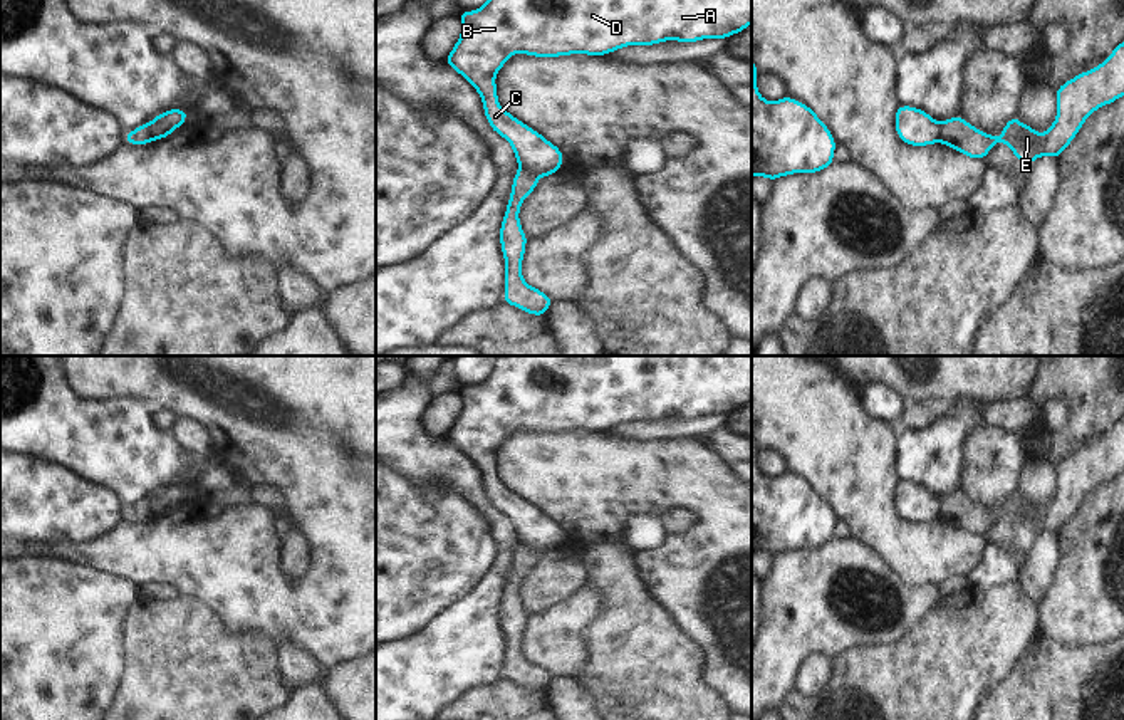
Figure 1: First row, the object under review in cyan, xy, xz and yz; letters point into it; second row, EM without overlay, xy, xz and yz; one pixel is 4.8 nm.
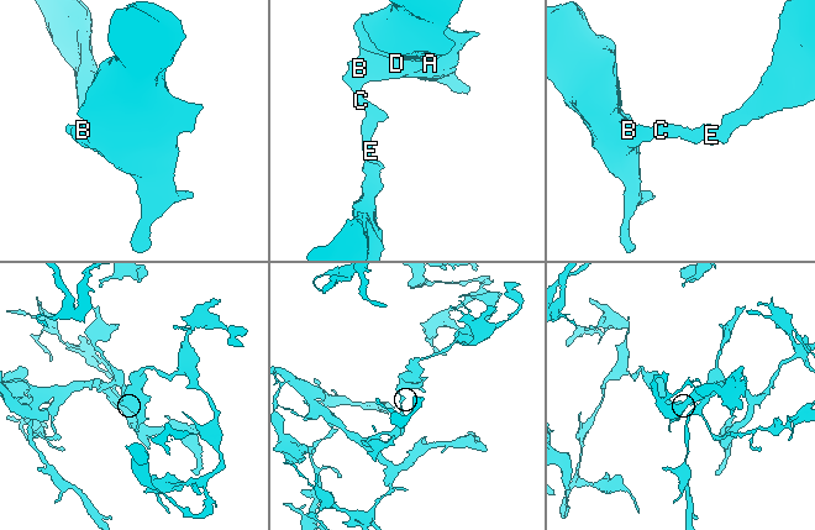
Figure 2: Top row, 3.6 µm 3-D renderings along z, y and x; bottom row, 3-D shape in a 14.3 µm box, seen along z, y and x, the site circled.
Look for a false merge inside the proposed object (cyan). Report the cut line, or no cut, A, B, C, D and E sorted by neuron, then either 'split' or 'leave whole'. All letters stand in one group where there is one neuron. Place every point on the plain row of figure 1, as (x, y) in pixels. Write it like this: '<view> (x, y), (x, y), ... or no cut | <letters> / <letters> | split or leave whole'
xz (520, 544), (539, 553) | A B C D / E | split

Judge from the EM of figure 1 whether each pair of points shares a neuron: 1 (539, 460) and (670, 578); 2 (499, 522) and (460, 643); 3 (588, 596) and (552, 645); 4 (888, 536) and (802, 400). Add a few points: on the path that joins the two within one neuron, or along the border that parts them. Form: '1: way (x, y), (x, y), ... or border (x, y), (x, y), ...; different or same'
1: way (596, 477), (668, 477), (705, 514), (705, 521); same
2: way (502, 553), (500, 569), (478, 613); same
3: way (581, 608), (557, 633); same
4: way (866, 502), (842, 453), (824, 433); same

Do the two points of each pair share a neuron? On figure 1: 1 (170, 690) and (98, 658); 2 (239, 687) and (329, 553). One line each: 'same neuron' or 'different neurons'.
1: different neurons
2: different neurons

